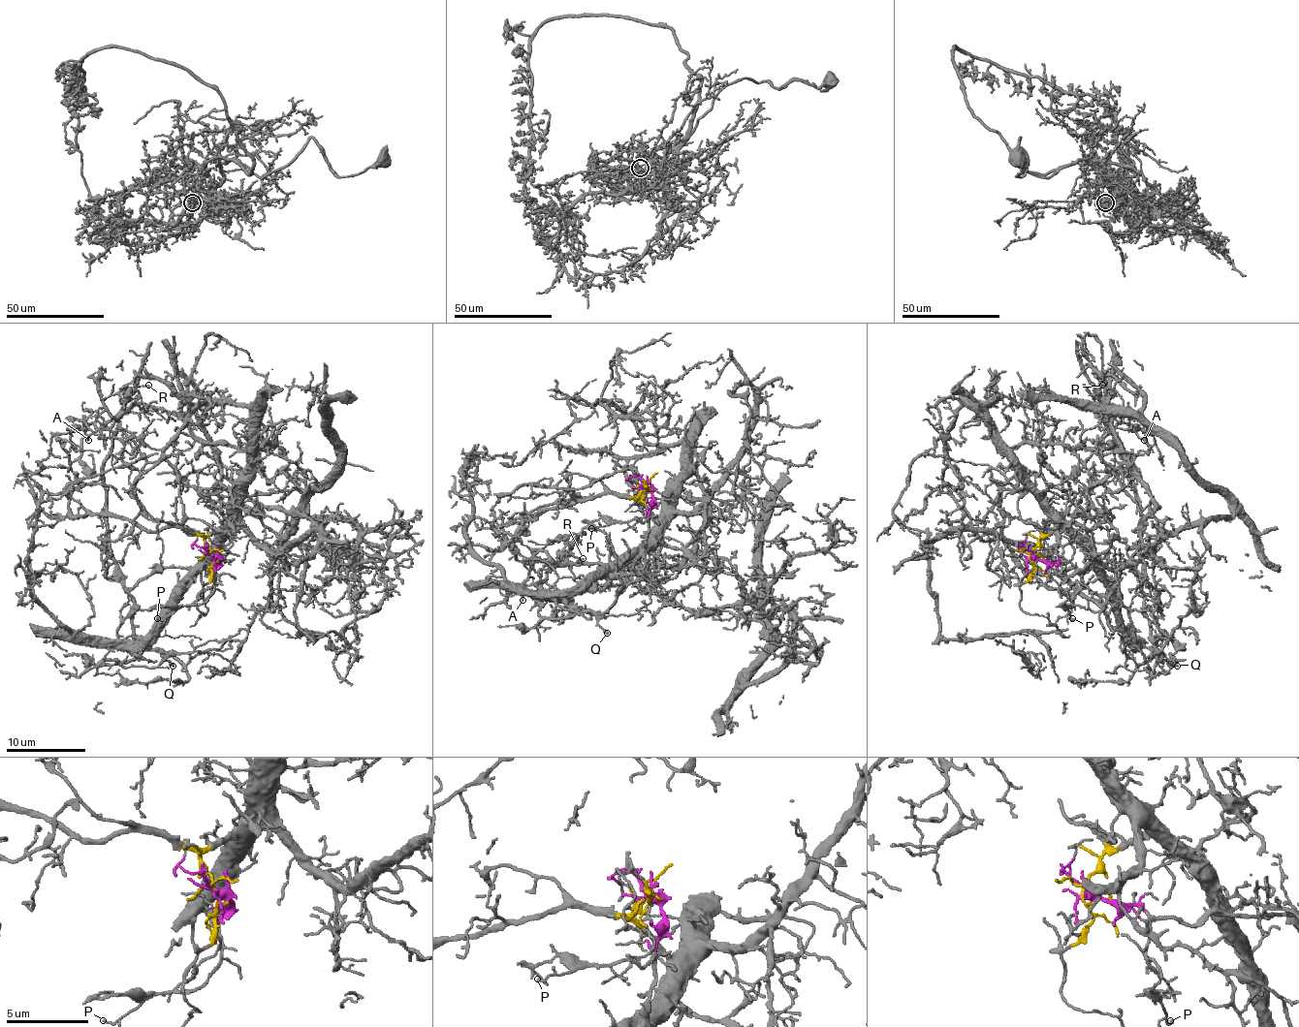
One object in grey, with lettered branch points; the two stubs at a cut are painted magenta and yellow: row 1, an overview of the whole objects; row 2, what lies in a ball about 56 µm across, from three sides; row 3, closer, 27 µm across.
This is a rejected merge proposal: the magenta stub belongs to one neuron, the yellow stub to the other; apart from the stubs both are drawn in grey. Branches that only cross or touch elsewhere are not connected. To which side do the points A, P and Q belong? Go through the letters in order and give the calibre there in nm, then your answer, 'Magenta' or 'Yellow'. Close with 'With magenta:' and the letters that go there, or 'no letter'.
A: Thickness 140 nm. Magenta
P: Thickness 120 nm. Magenta
Q: Thickness 140 nm. Magenta
With magenta: A, P, Q

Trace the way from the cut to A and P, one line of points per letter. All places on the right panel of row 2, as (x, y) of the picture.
A: (1031, 556), (1081, 572), (1133, 568), (1141, 588), (1139, 496), (1105, 424), (1126, 422), (1145, 440)
P: (1031, 556), (1051, 562), (1061, 572), (1061, 592), (1067, 598), (1063, 604), (1069, 618), (1073, 618)

